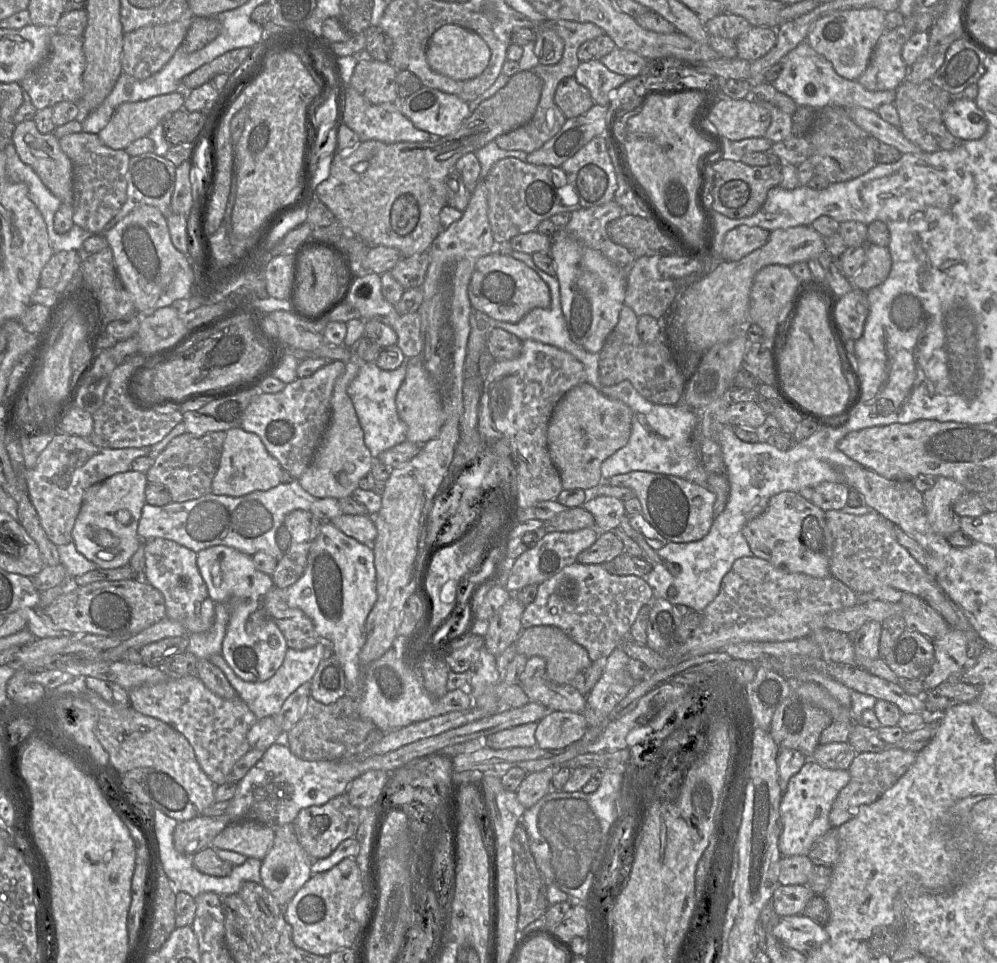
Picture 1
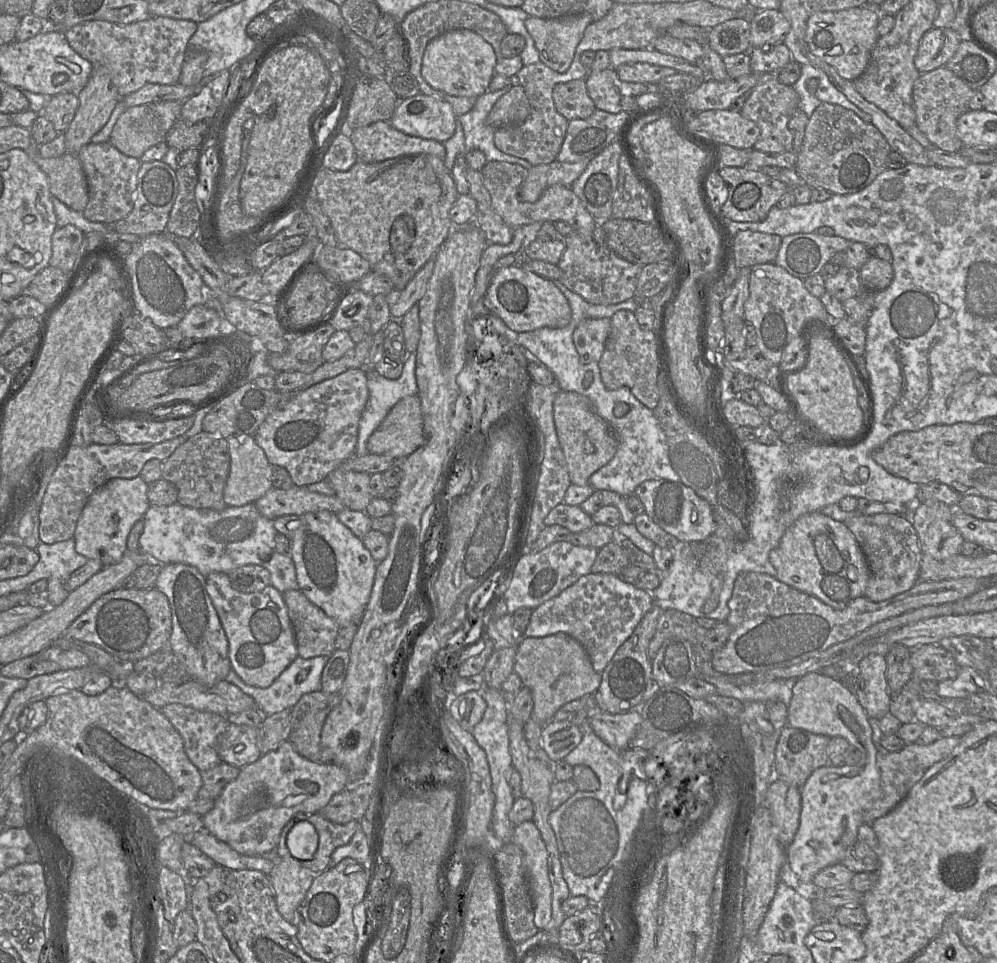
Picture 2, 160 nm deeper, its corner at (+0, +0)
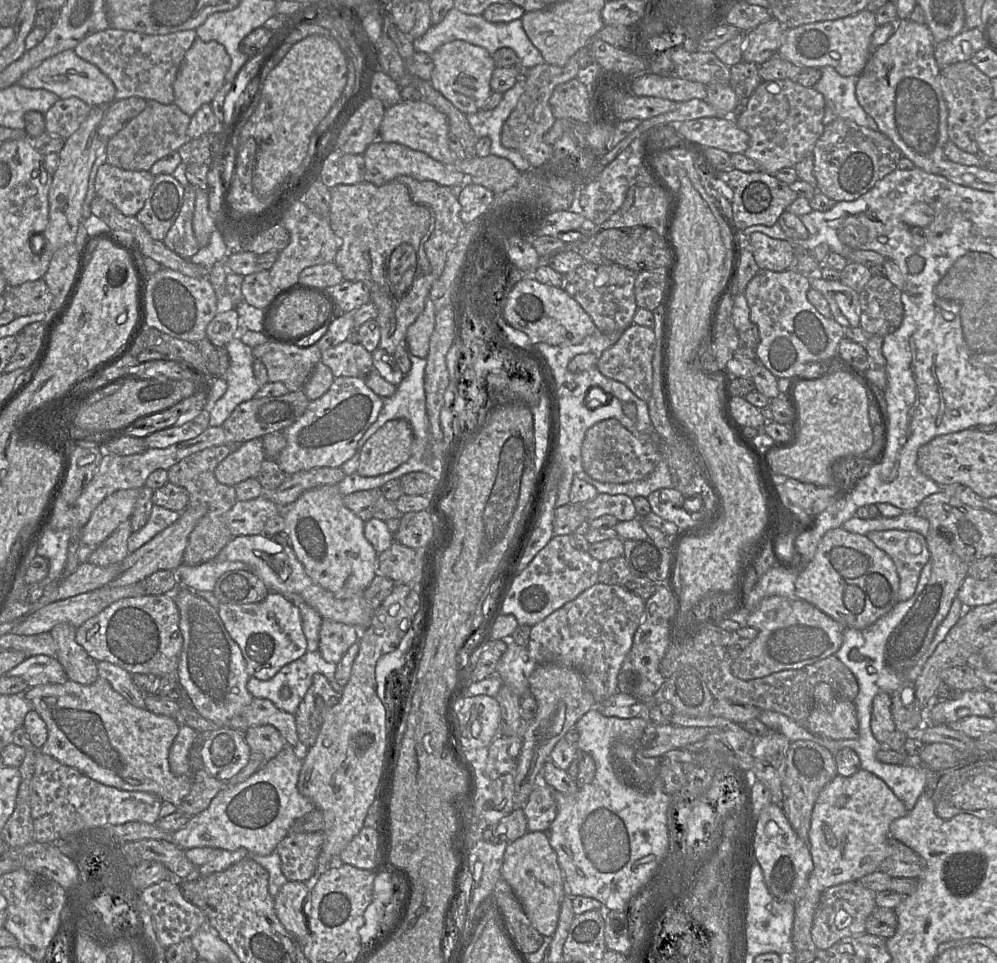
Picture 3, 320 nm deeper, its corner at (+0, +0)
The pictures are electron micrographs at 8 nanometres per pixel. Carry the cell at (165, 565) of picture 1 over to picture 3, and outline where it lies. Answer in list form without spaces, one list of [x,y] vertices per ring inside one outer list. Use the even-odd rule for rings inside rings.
[[[178,586],[172,597],[179,609],[179,627],[183,637],[177,678],[198,713],[224,726],[254,698],[247,689],[250,675],[241,649],[227,632],[217,610],[195,591]]]

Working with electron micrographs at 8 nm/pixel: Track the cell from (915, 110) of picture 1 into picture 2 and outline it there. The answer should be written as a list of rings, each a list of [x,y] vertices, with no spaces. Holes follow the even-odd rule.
[[[945,66],[922,73],[914,83],[913,104],[916,125],[937,148],[948,153],[959,153],[964,147],[957,133],[957,119],[970,110],[969,102],[975,91]]]

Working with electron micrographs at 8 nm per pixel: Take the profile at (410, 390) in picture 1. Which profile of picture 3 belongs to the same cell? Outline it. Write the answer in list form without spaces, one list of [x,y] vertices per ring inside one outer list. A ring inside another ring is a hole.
[[[405,419],[386,422],[363,445],[356,473],[364,477],[387,474],[412,455],[414,435]]]

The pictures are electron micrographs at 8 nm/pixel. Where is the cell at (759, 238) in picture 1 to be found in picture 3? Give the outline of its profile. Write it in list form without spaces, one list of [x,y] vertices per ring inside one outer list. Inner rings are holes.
[[[760,232],[746,237],[759,269],[782,272],[794,267],[794,246],[790,242]]]

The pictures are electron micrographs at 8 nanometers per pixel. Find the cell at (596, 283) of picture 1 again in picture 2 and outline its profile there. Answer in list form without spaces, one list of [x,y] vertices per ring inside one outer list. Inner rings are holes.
[[[586,318],[573,331],[572,338],[583,364],[598,363],[611,327],[611,318]]]

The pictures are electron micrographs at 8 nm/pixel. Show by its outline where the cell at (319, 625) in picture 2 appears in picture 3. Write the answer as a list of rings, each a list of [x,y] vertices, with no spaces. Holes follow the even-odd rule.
[[[323,619],[318,652],[326,662],[338,664],[350,646],[359,639],[360,631],[353,626]]]

